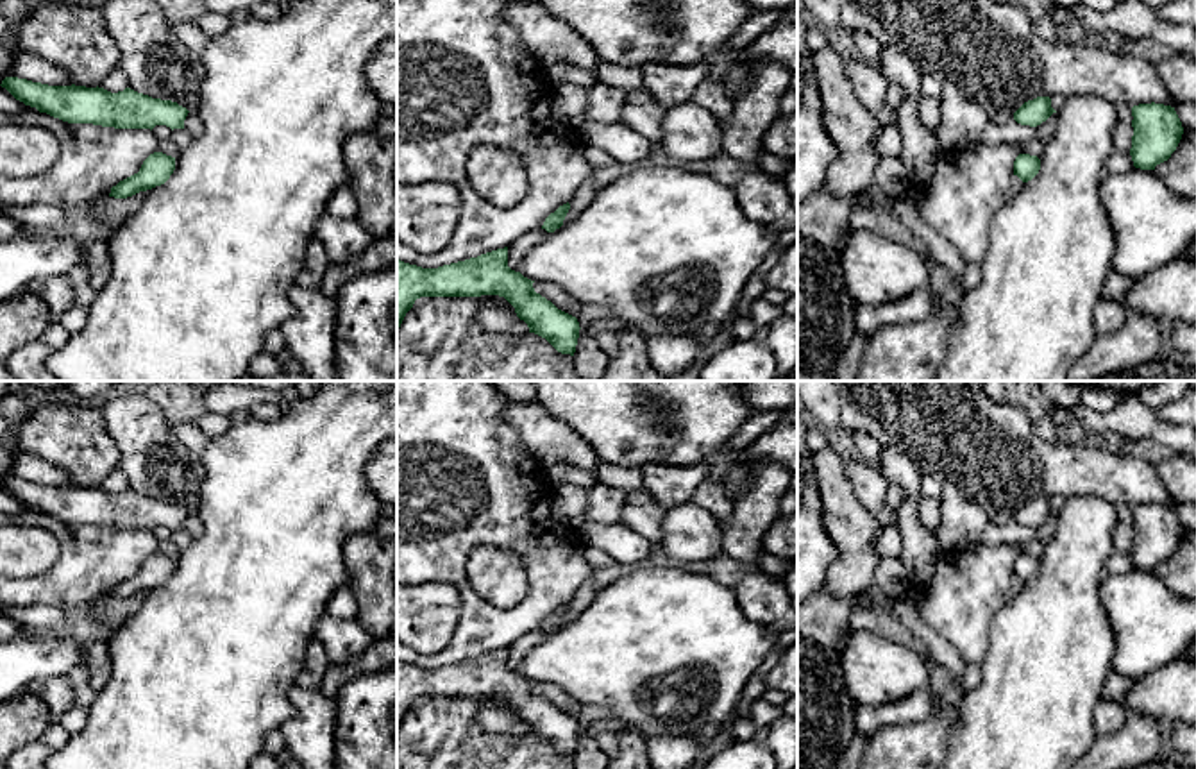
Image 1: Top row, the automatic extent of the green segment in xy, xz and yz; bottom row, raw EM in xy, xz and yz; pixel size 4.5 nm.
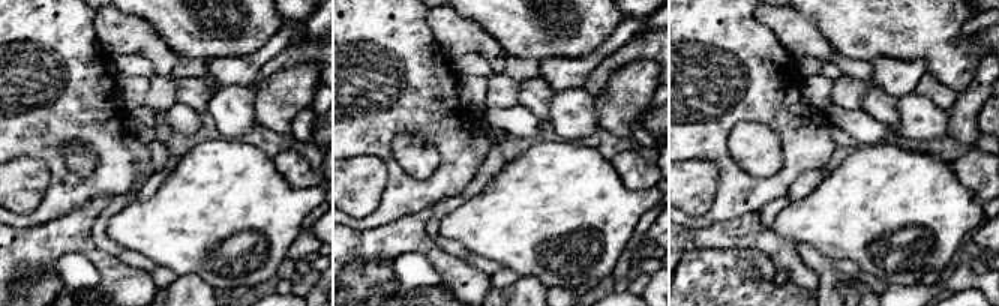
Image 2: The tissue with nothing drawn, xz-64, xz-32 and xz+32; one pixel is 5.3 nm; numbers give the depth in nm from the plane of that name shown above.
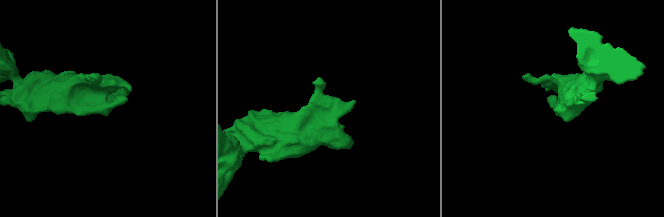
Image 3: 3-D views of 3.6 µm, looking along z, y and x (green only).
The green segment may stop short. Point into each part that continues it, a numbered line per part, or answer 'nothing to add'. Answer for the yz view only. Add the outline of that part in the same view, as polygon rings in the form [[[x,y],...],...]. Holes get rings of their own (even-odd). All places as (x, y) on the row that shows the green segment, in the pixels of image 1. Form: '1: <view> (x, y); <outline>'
nothing to add

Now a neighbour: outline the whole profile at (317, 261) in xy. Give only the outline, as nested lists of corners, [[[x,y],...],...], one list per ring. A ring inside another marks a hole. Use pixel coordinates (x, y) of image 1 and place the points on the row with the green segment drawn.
[[[313,236],[306,249],[304,266],[300,268],[295,283],[304,288],[320,288],[329,265],[331,261],[324,250],[322,241]]]

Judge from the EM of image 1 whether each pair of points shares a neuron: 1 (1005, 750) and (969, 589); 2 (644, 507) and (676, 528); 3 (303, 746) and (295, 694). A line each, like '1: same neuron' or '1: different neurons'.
1: different neurons
2: different neurons
3: same neuron

